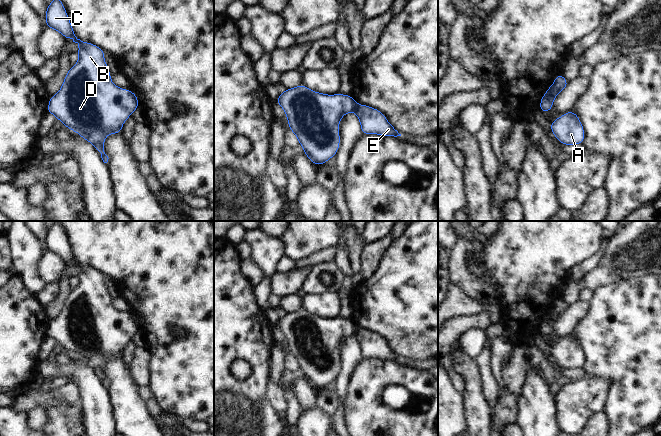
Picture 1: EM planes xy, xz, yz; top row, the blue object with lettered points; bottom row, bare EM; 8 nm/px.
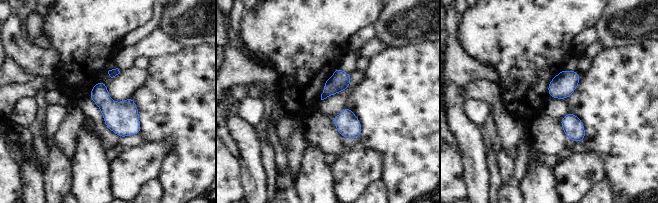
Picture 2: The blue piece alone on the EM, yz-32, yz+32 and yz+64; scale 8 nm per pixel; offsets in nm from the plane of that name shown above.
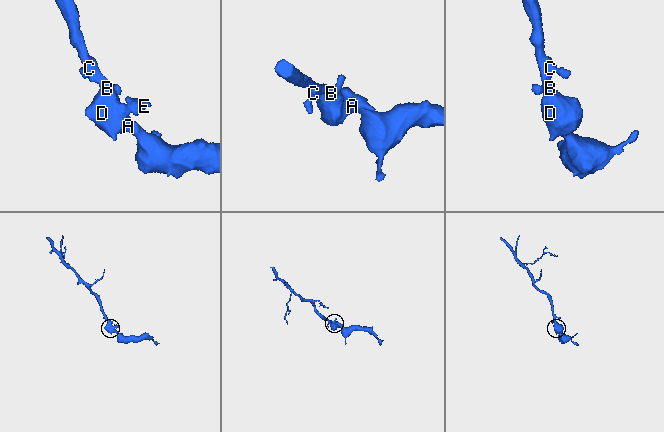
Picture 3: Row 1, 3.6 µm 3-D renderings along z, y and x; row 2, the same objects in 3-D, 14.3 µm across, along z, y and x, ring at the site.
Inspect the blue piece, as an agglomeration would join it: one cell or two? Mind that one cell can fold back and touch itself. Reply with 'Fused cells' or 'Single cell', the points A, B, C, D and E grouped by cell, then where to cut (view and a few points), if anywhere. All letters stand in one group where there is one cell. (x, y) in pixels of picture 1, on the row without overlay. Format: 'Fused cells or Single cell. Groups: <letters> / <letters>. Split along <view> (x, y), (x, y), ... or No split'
Fused cells. Groups: A B C D / E. Split along xz (358, 328), (352, 335).

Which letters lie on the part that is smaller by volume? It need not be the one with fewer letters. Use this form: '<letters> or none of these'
E

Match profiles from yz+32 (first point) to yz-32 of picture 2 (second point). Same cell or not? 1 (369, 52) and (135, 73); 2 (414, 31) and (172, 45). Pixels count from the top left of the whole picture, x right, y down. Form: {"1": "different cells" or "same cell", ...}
{"1": "different cells", "2": "different cells"}

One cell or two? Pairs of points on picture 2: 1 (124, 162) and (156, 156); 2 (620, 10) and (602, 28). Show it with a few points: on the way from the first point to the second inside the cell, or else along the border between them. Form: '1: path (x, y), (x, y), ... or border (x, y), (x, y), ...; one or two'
1: path (132, 162), (144, 162), (148, 158); one
2: path (616, 14), (606, 24); one

